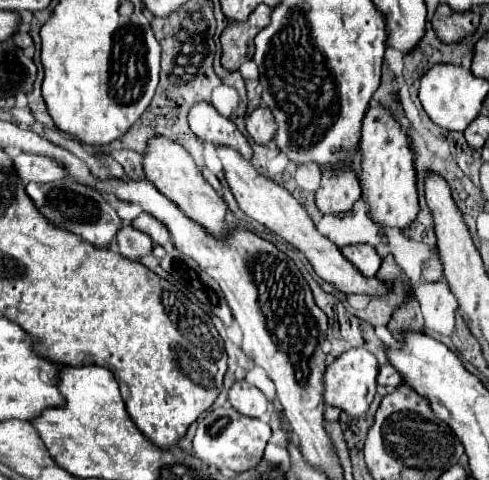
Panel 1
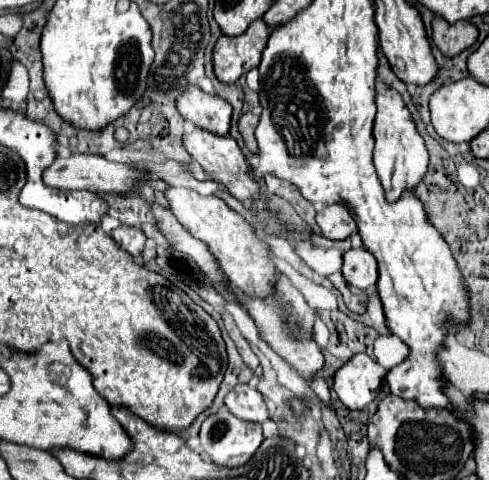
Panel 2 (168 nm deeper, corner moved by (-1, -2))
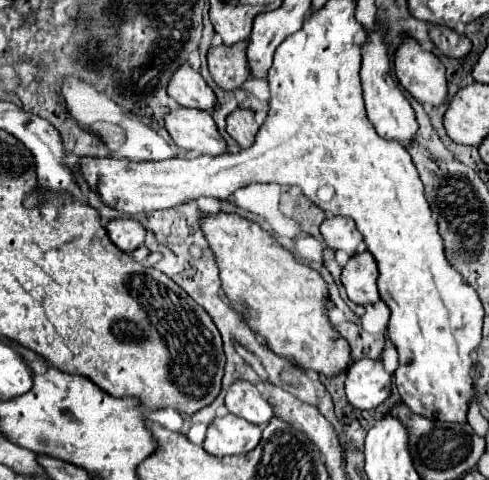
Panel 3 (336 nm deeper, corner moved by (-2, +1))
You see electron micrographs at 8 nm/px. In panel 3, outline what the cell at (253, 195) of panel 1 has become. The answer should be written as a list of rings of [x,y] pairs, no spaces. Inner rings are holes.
[[[172,106],[172,110],[164,116],[164,126],[172,142],[184,150],[194,150],[200,154],[226,152],[226,142],[208,110]]]

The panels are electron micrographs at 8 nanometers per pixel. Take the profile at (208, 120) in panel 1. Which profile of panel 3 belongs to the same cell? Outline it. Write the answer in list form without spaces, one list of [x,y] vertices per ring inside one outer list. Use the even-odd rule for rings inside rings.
[[[182,64],[168,82],[168,96],[174,98],[180,106],[212,110],[216,106],[216,96],[210,86],[204,82],[200,72],[190,64]]]

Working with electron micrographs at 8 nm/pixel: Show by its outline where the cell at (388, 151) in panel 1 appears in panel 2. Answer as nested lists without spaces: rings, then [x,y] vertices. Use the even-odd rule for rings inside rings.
[[[385,85],[379,87],[375,103],[377,103],[377,115],[375,115],[375,125],[373,125],[373,137],[375,137],[373,163],[377,169],[379,181],[385,189],[385,199],[393,203],[405,191],[413,191],[421,183],[421,179],[427,173],[429,155],[401,95],[395,89],[385,87]]]

